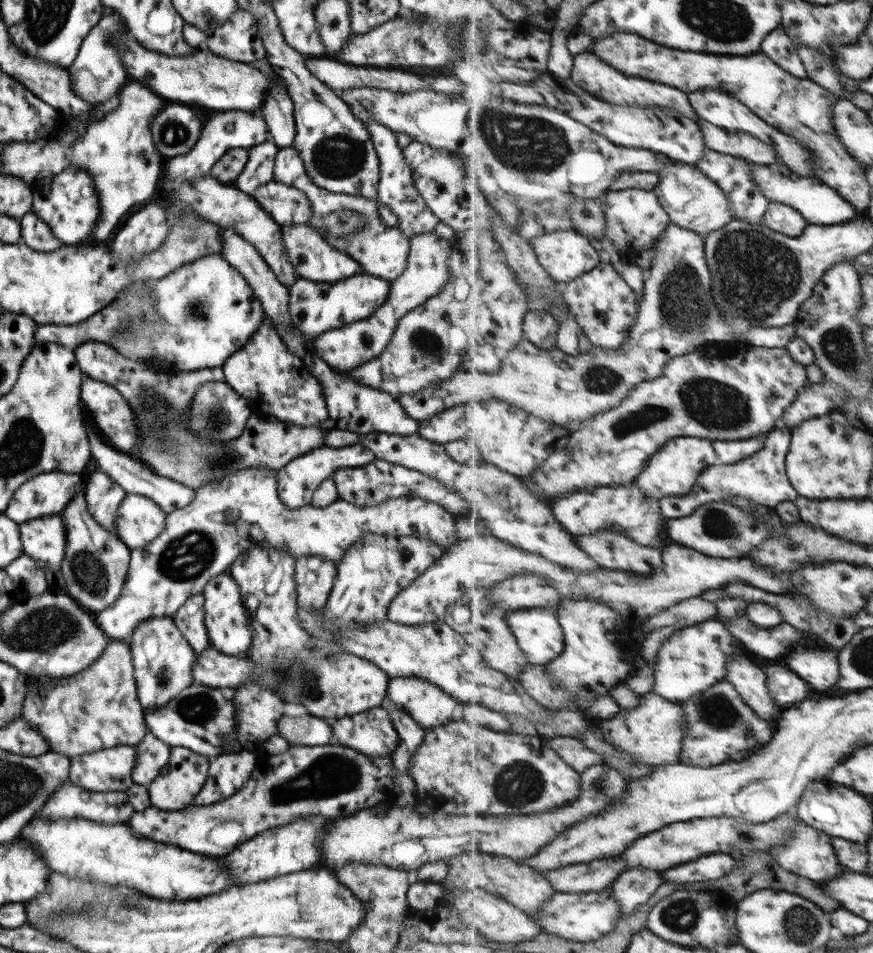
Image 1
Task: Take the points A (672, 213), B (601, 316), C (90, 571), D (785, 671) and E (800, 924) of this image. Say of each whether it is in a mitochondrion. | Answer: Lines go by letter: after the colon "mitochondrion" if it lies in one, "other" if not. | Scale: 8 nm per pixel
A: other
B: other
C: mitochondrion
D: other
E: mitochondrion

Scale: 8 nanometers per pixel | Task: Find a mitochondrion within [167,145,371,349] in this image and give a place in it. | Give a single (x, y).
(348, 222)

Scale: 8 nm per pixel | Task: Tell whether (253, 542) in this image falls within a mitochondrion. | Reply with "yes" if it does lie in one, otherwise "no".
no

